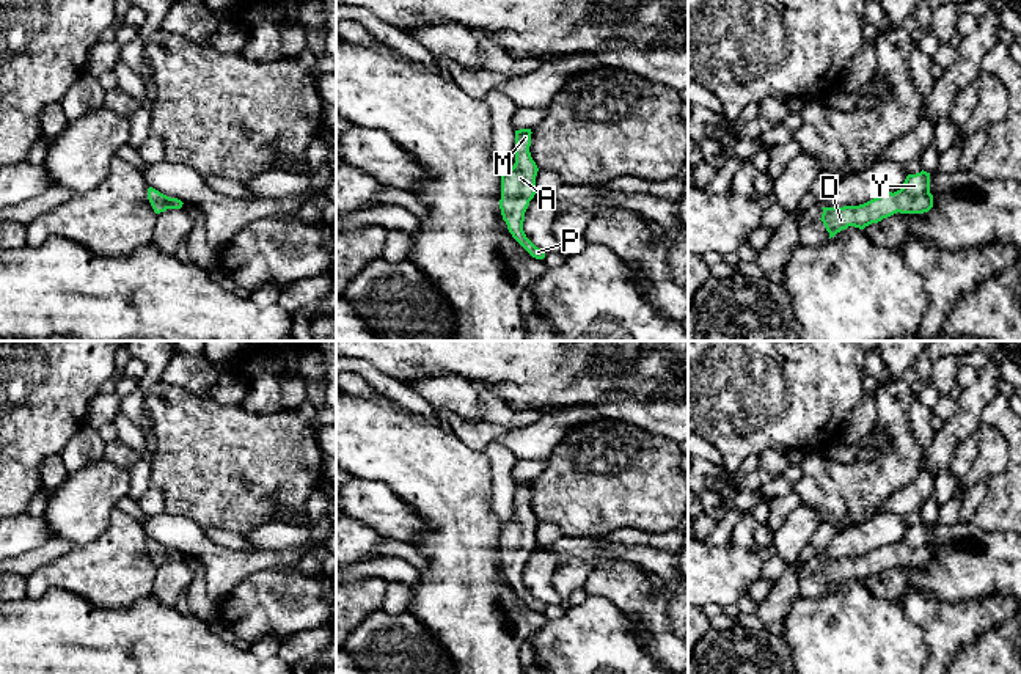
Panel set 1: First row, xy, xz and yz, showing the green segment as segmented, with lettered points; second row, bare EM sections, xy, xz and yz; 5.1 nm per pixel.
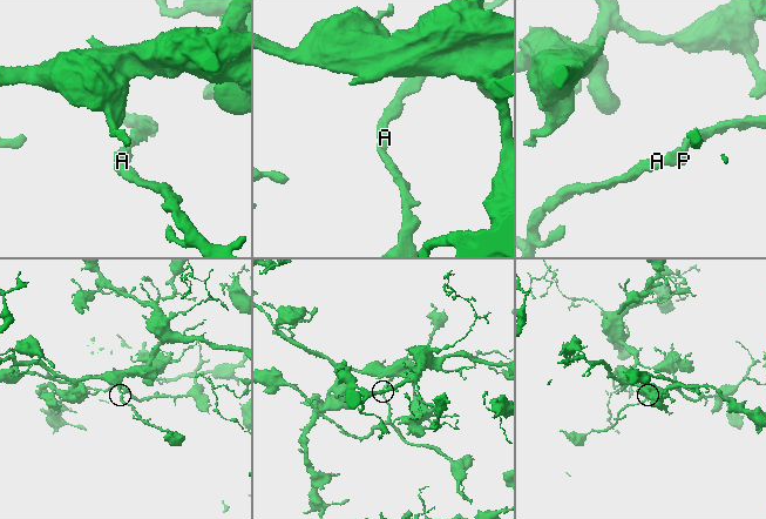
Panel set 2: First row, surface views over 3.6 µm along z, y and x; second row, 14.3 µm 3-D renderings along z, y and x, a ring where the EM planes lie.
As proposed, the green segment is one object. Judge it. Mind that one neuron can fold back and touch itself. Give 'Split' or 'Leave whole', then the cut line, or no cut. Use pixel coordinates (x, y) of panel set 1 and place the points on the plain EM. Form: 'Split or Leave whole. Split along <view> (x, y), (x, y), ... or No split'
Leave whole. No split

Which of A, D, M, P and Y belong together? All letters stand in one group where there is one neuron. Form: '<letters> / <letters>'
A D M P Y

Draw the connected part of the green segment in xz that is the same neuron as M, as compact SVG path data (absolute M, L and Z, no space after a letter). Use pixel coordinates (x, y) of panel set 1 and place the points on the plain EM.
M531 481L515 482L515 515L501 525L500 561L512 589L536 611L543 611L545 603L537 600L525 586L523 573L529 553L536 547L537 517L531 509Z

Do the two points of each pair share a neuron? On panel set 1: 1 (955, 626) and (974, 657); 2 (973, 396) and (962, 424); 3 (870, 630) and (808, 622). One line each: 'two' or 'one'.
1: two
2: one
3: one

